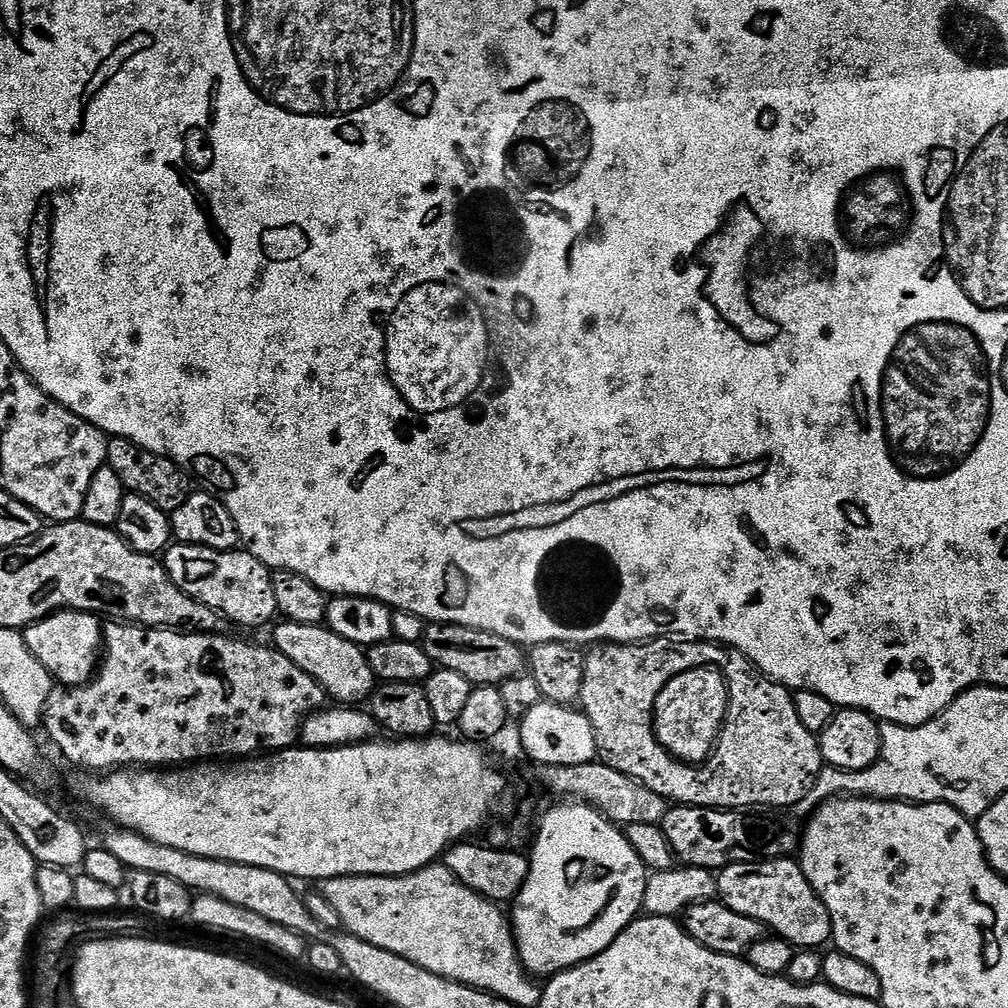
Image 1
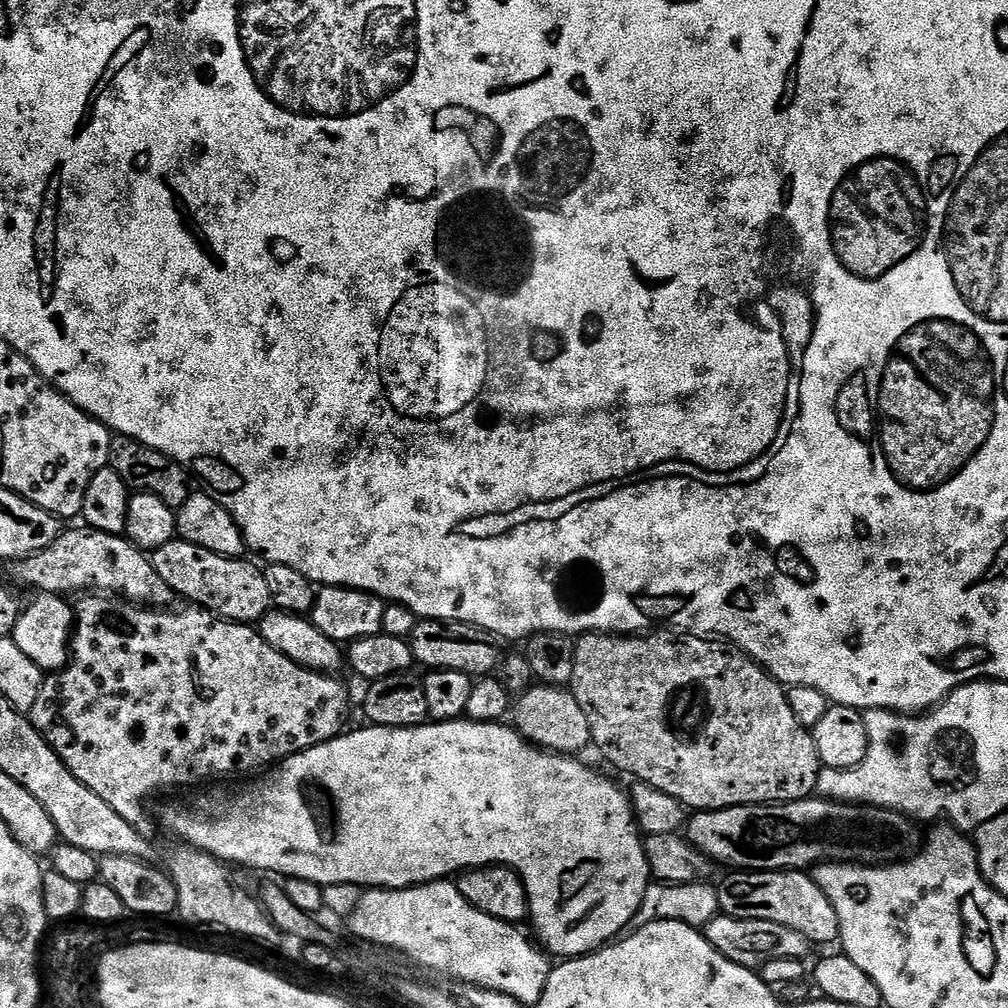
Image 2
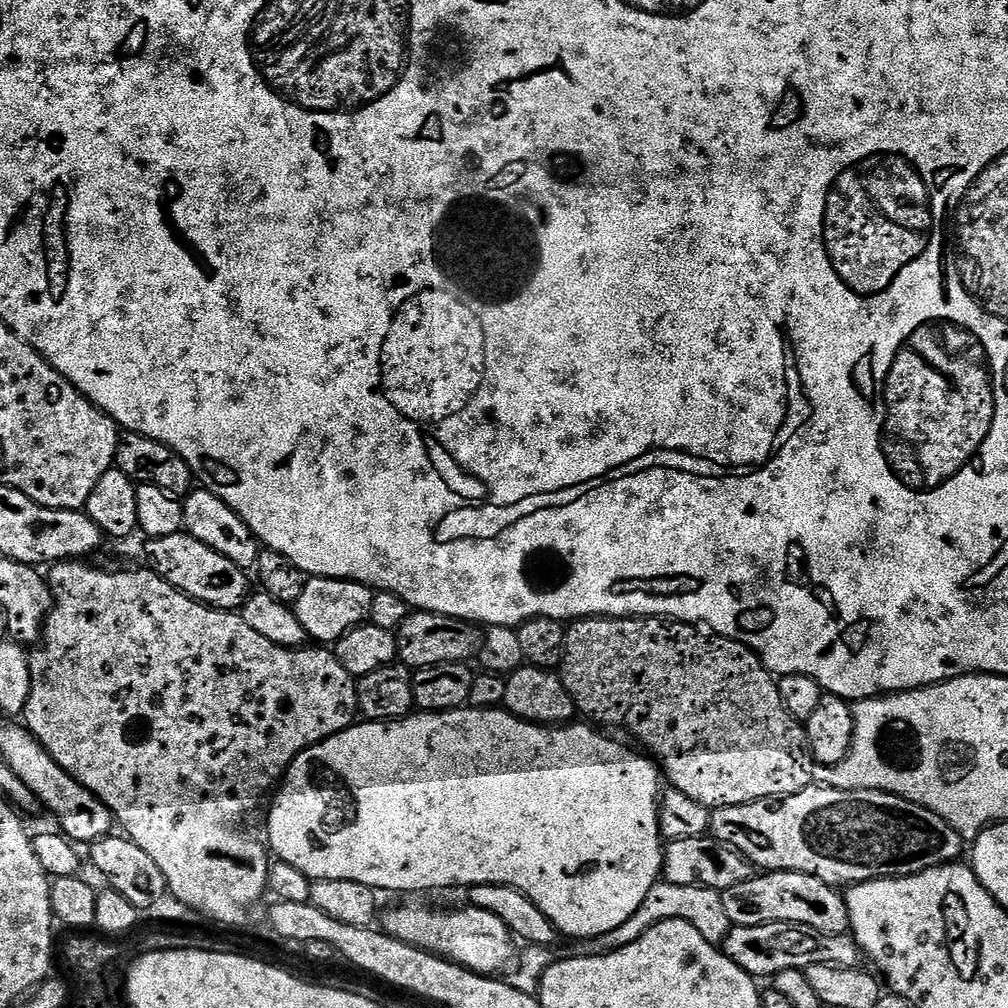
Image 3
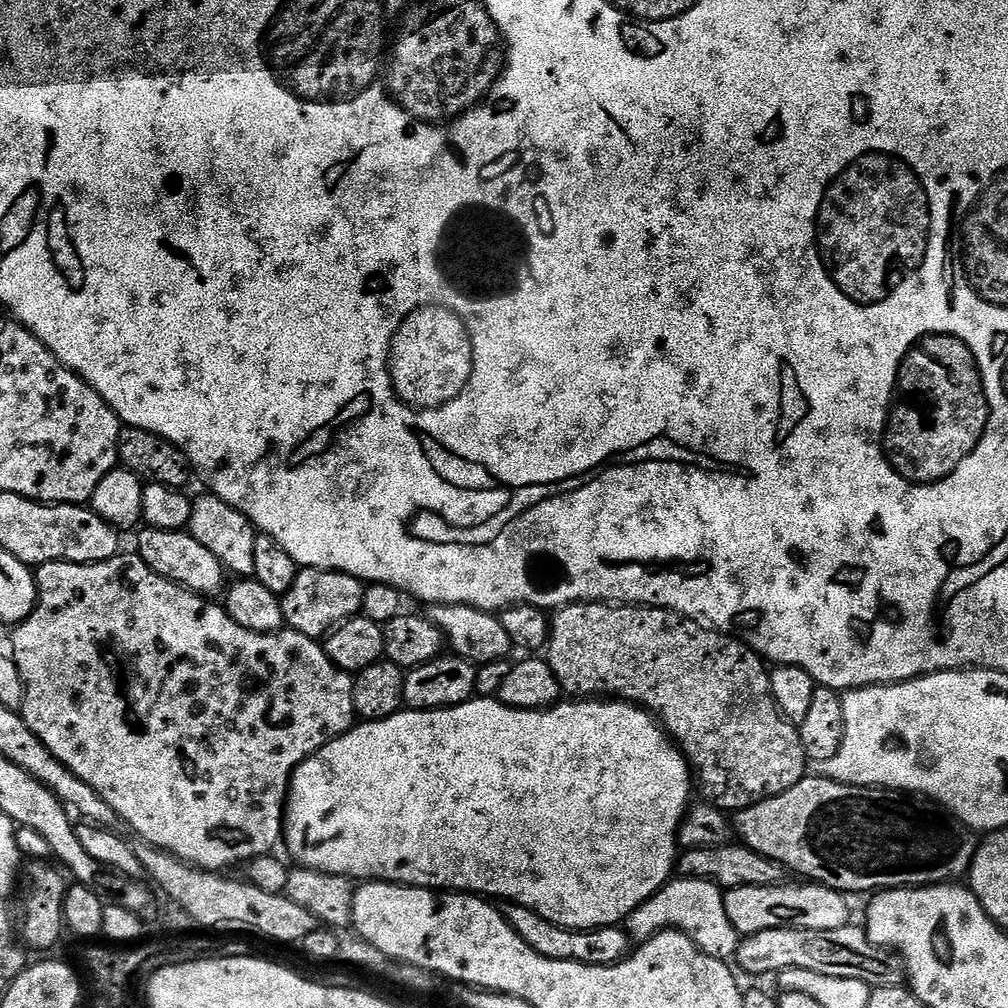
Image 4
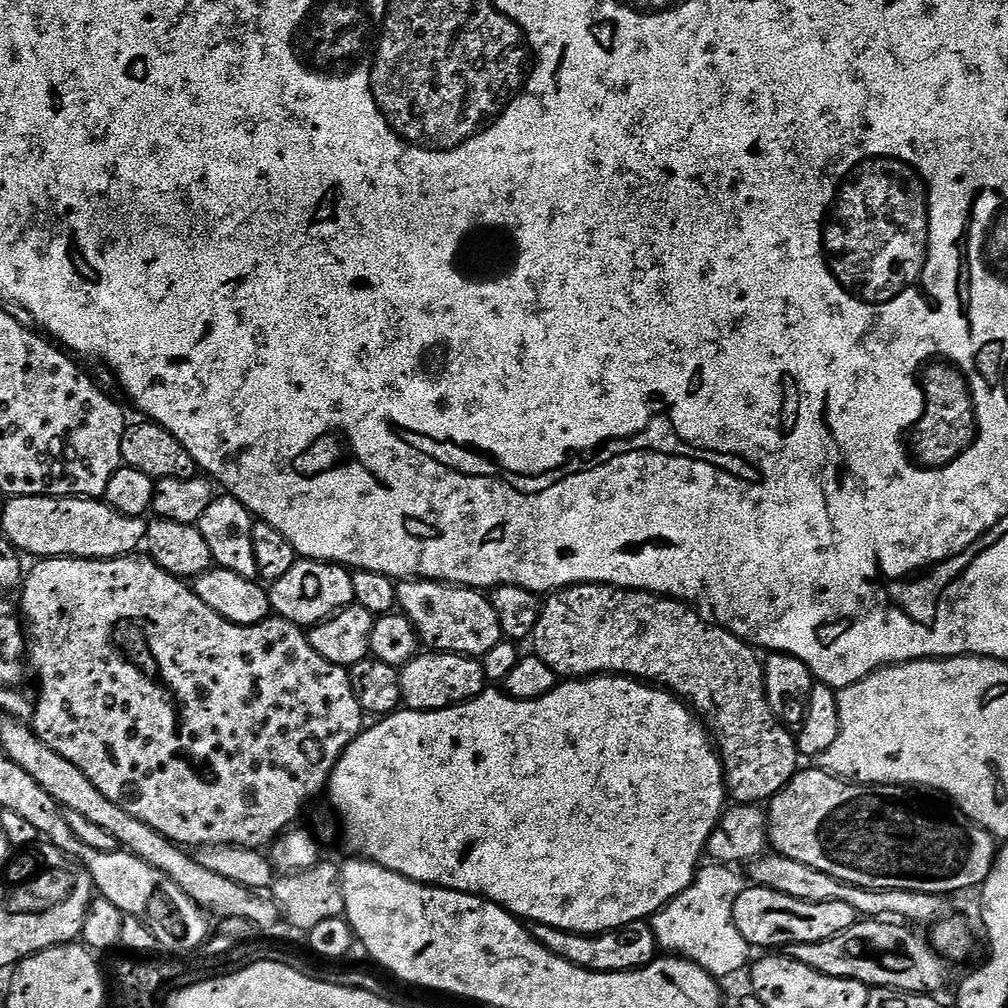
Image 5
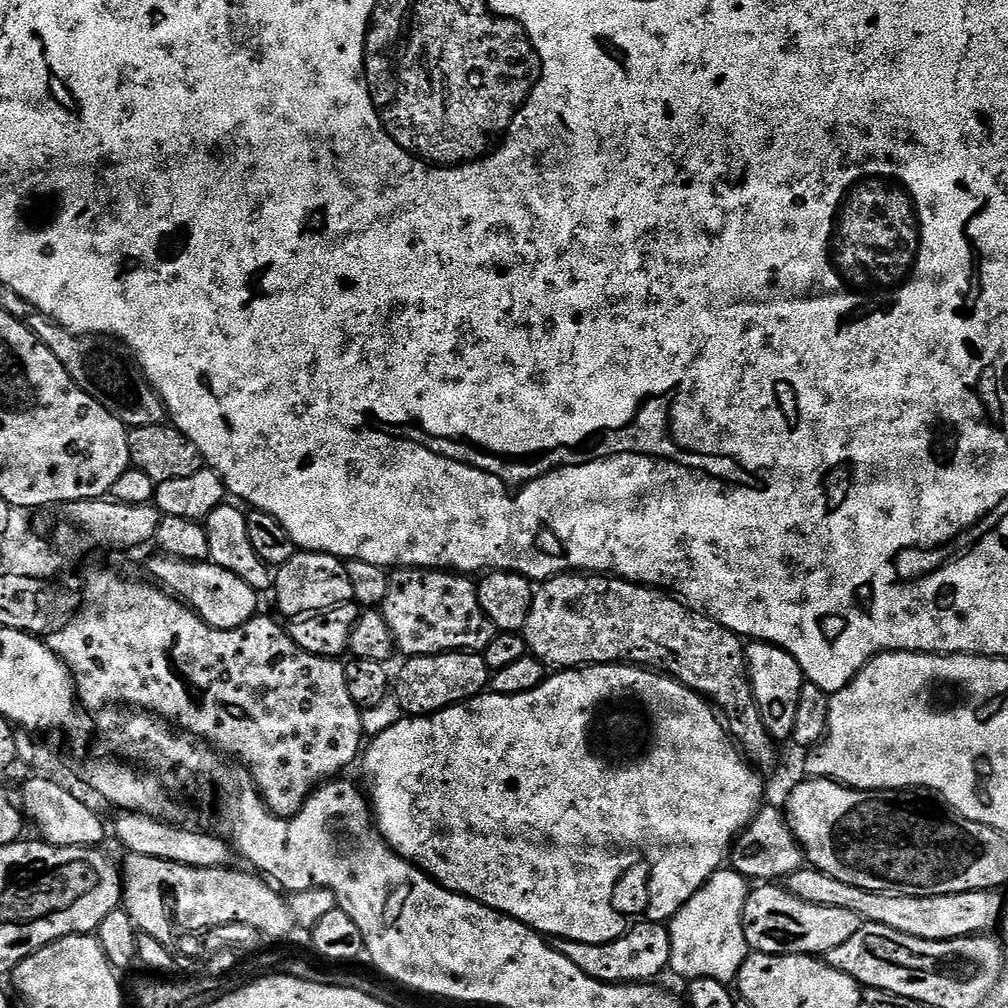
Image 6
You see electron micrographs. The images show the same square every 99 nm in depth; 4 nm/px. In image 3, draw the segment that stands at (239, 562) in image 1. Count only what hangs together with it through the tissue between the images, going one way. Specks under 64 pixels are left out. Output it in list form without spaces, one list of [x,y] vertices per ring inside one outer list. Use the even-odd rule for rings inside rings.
[[[181,530],[162,538],[151,538],[147,543],[144,548],[144,556],[148,559],[145,560],[147,567],[191,600],[206,604],[210,608],[236,610],[248,599],[249,573],[234,562],[230,562],[230,558],[218,554],[218,550],[210,550],[210,546],[202,546],[198,538],[189,536],[187,532]]]

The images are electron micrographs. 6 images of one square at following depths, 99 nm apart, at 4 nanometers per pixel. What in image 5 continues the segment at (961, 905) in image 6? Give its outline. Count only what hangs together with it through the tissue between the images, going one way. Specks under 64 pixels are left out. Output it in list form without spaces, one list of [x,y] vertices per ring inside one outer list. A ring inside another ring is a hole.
[[[765,854],[760,859],[751,861],[747,868],[747,879],[755,887],[774,890],[778,894],[786,894],[786,898],[798,898],[802,902],[846,902],[846,906],[854,906],[856,913],[864,918],[899,918],[901,921],[913,920],[916,924],[931,926],[937,920],[945,919],[950,912],[948,896],[935,896],[906,890],[859,888],[842,882],[830,874],[822,874],[822,870],[814,870],[814,866],[794,862],[794,858],[786,858],[779,854]]]

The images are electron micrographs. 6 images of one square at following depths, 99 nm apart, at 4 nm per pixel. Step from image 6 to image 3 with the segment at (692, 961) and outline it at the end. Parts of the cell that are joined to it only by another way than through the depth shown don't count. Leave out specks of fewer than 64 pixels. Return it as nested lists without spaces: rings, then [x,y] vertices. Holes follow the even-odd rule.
[[[658,882],[646,894],[642,906],[638,906],[638,910],[634,910],[634,914],[630,914],[630,918],[626,918],[626,922],[622,922],[622,926],[617,926],[615,930],[597,936],[594,941],[595,945],[600,946],[601,953],[616,952],[630,942],[638,942],[638,938],[642,938],[642,934],[646,934],[646,930],[650,930],[663,920],[690,922],[690,926],[694,926],[694,930],[698,930],[698,934],[702,934],[702,938],[706,938],[715,945],[719,945],[733,927],[730,918],[726,918],[726,910],[722,907],[722,898],[719,892],[702,886],[674,886]]]

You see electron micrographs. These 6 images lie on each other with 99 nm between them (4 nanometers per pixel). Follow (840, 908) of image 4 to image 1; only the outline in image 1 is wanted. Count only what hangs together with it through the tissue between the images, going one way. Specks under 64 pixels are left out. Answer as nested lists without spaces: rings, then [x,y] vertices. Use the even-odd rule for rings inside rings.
[[[781,858],[779,860],[763,859],[754,864],[729,864],[719,869],[716,878],[716,891],[719,899],[730,910],[738,914],[746,914],[746,918],[754,918],[759,924],[763,924],[765,929],[772,928],[777,937],[788,941],[797,950],[820,950],[823,944],[826,945],[832,938],[832,923],[830,914],[826,906],[818,898],[818,894],[806,882],[802,874],[799,863],[792,858]]]

